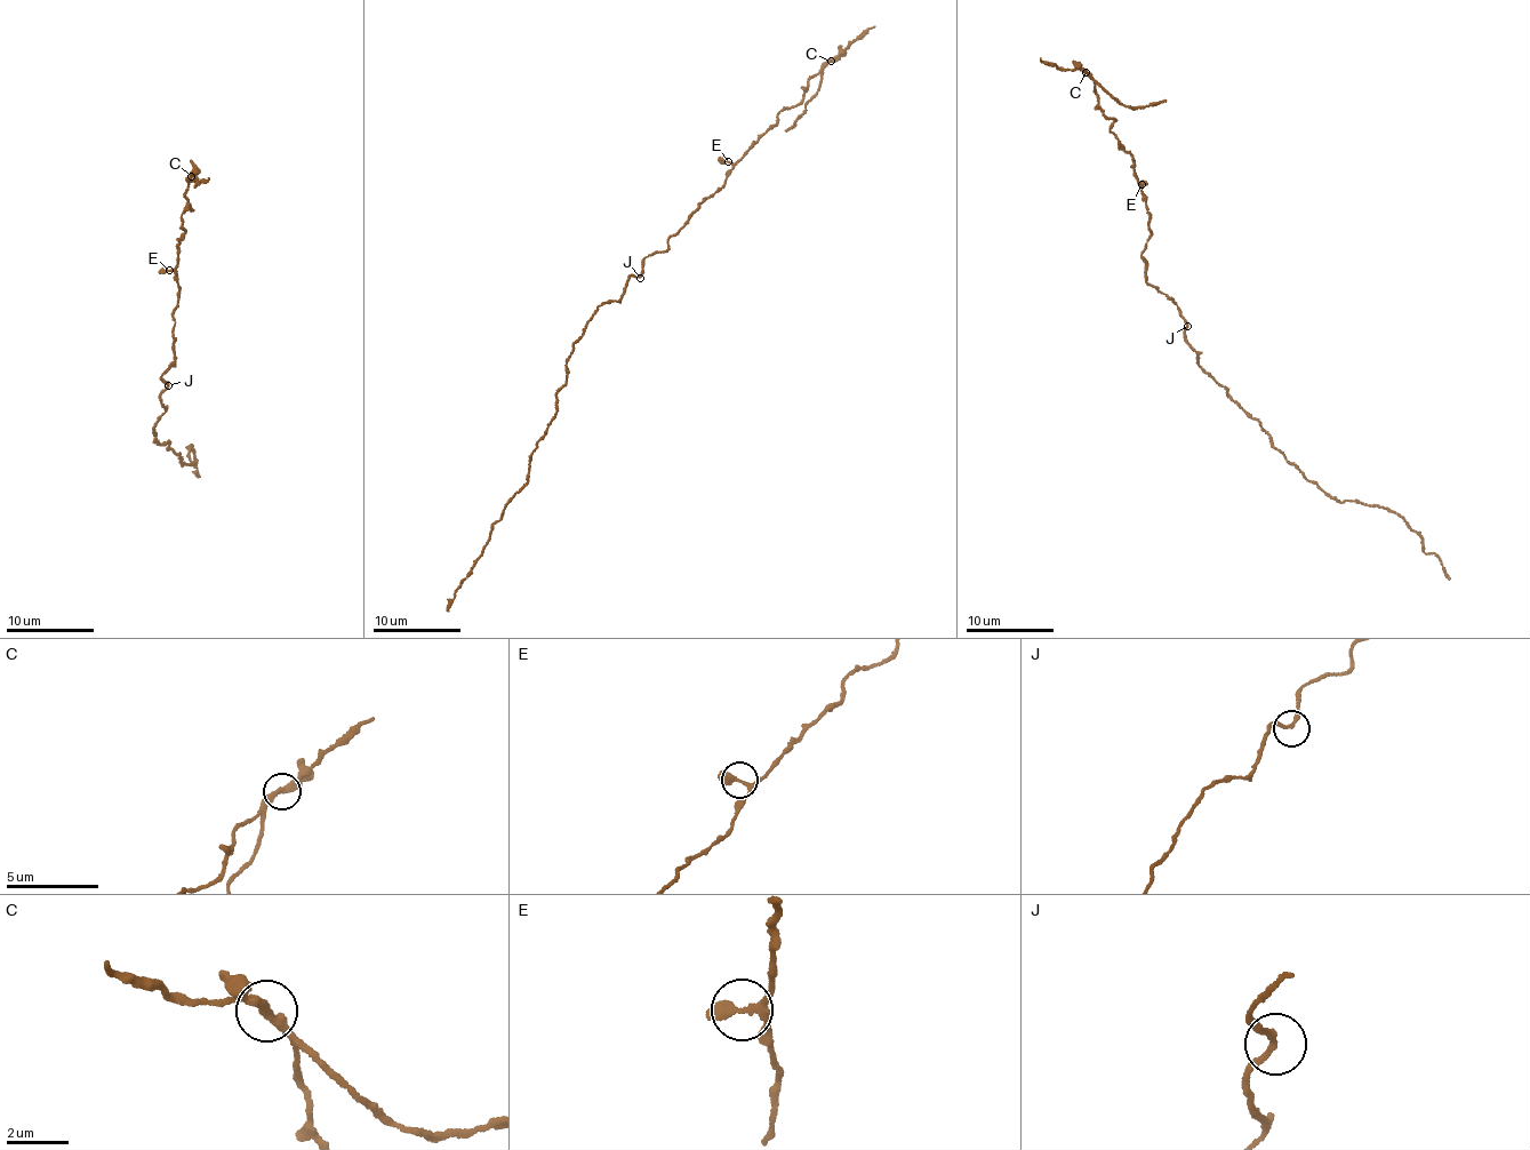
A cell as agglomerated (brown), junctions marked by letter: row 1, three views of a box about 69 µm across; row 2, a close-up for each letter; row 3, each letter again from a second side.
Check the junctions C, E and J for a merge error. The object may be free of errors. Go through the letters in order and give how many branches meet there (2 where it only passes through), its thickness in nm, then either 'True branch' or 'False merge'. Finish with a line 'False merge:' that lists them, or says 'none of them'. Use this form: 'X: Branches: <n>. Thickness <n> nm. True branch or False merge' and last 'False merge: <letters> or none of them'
C: Branches: 2. Thickness 320 nm. False merge
E: Branches: 2. Thickness 340 nm. True branch
J: Branches: 2. Thickness 180 nm. True branch
False merge: C

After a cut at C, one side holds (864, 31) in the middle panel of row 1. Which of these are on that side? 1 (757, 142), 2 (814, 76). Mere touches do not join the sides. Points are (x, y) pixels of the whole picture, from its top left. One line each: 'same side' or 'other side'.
1: same side
2: same side

